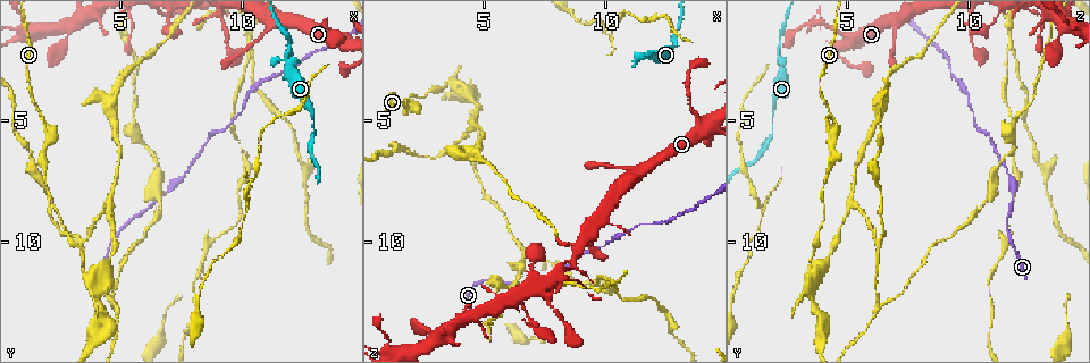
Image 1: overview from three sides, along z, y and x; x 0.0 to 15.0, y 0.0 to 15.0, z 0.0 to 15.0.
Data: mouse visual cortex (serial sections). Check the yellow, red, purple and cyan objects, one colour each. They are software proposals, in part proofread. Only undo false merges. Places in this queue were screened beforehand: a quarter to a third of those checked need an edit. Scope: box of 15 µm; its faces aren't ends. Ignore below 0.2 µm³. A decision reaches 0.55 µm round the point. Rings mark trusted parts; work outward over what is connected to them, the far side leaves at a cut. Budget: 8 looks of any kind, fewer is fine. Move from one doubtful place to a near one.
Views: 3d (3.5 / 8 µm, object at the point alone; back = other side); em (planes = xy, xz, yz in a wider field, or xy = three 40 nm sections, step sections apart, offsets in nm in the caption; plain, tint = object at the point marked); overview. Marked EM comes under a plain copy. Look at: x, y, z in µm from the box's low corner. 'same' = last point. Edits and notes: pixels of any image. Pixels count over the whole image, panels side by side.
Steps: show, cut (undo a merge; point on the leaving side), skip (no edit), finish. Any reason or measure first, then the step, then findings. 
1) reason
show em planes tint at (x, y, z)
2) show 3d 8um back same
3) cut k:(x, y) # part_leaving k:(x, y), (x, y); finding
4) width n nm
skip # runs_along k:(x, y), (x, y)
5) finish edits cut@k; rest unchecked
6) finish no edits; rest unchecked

thick turns thin
show 3d 3.5um back at (11.9, 2.4, 2.2)

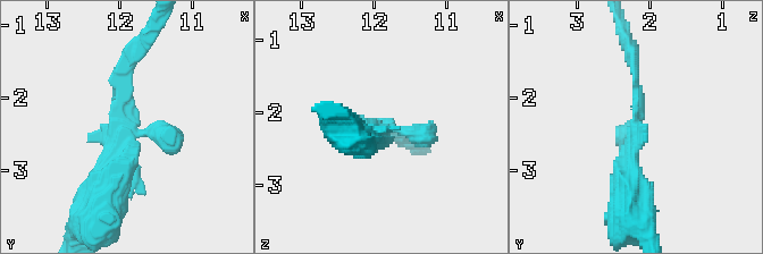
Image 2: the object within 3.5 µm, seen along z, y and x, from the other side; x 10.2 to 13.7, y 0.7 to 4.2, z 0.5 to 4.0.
shape alone is not enough
show em planes tint at (11.95, 2.50, 2.20)

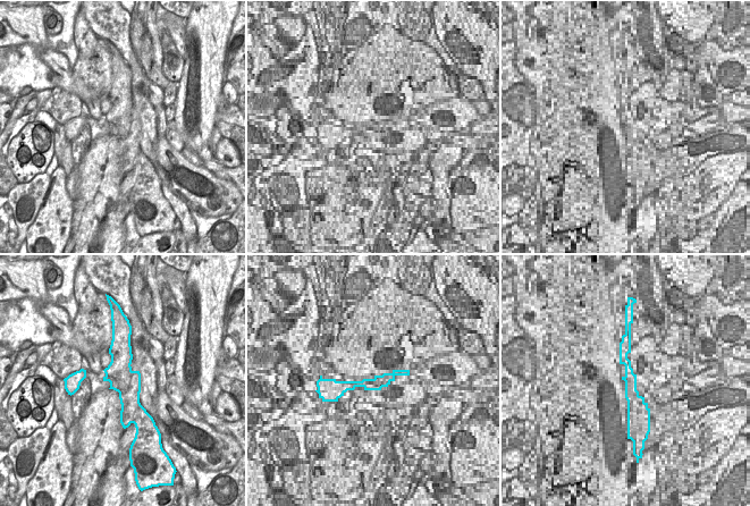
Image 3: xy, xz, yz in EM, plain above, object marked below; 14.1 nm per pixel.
cut it another way
show em xy step 2 tint same

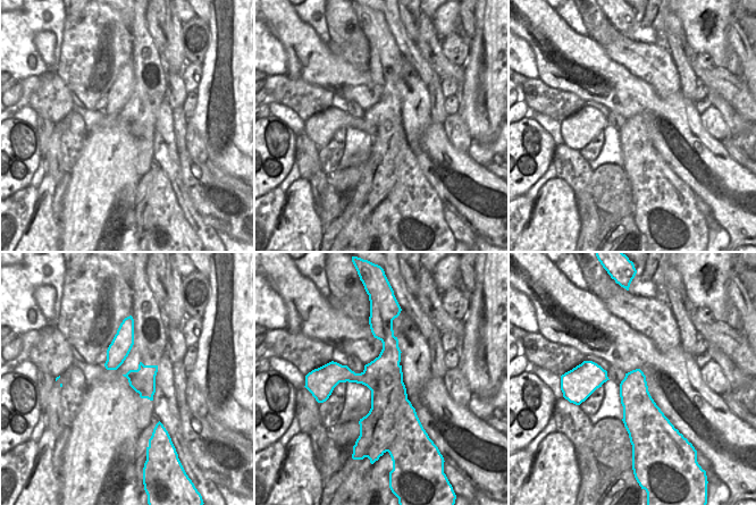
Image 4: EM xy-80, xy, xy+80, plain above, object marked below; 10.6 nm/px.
width 400 nm
skip # runs_along 2:(100, 202), (125, 163), (125, 62); continuous, no second cell

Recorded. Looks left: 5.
sharp bend
show 3d 3.5um at (1.9, 5.3, 4.5)

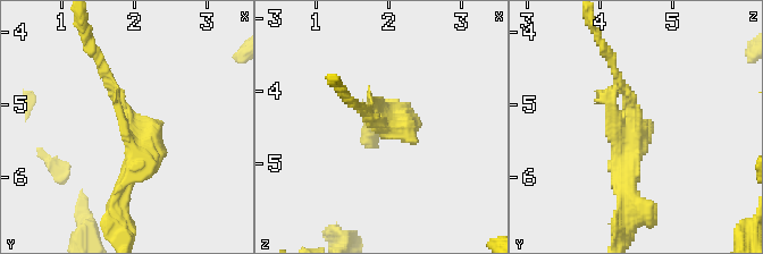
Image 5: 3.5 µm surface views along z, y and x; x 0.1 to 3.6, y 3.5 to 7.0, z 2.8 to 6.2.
arm_widths 150, 250 nm
show em xy step 5 tint at (1.95, 5.25, 4.55)

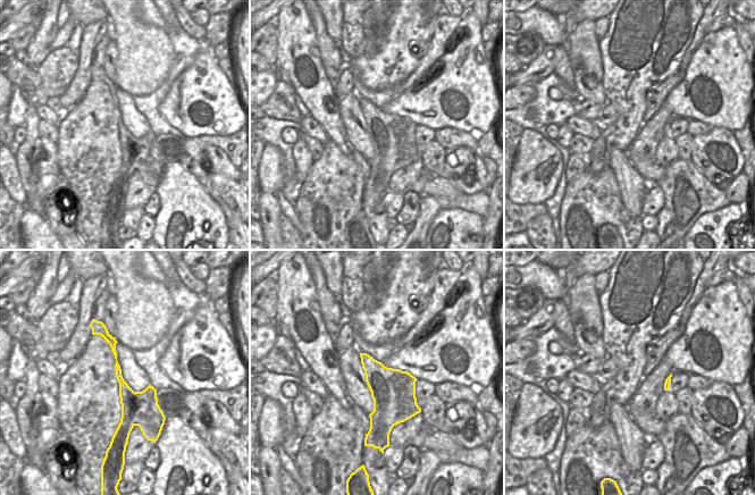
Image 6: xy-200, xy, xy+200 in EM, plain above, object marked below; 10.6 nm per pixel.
skip # continuous, no second cell

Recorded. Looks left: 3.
sudden change in width
show 3d 3.5um at (1.9, 7.2, 4.2)

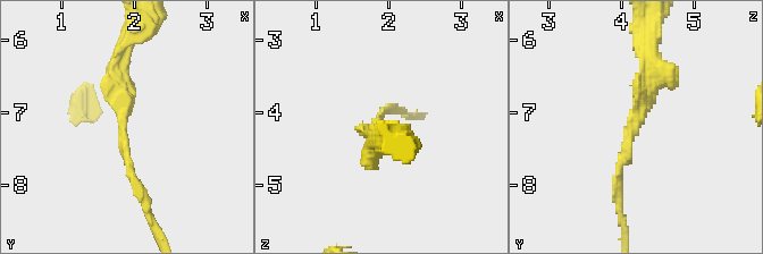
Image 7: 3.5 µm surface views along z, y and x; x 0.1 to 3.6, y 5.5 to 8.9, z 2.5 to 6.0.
arm_widths 150, 250 nm
show em xy step 2 tint at (1.85, 7.20, 4.20)

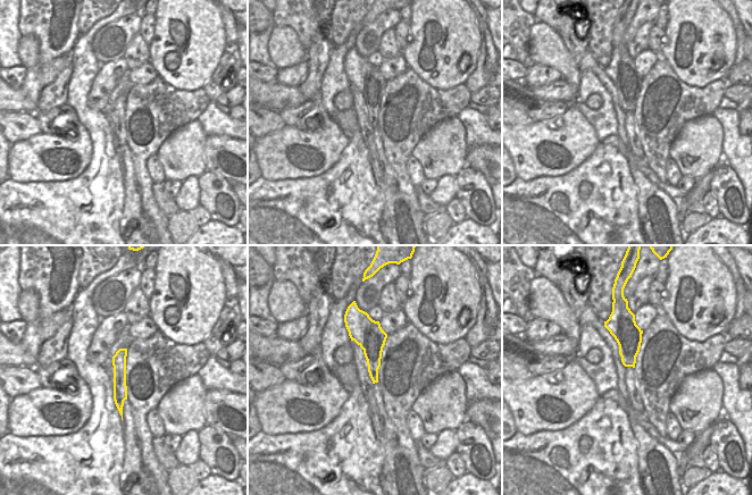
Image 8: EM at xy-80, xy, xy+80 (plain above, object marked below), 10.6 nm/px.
skip # runs_along 7:(652, 51), (652, 86), (617, 194); all the same cell

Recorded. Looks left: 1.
finish no edits; rest unchecked

